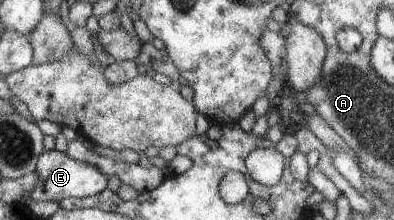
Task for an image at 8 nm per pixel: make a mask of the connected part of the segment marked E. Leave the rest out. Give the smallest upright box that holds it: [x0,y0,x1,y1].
[29,150,108,203]

